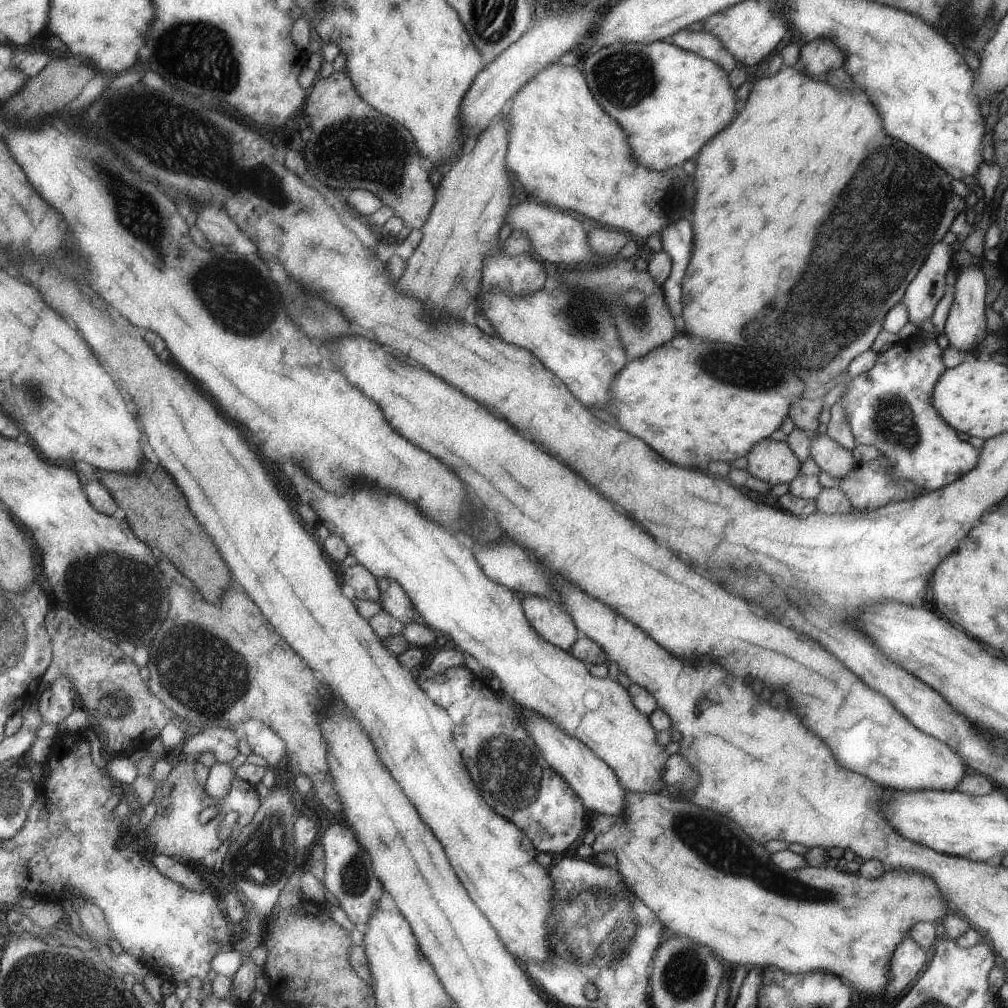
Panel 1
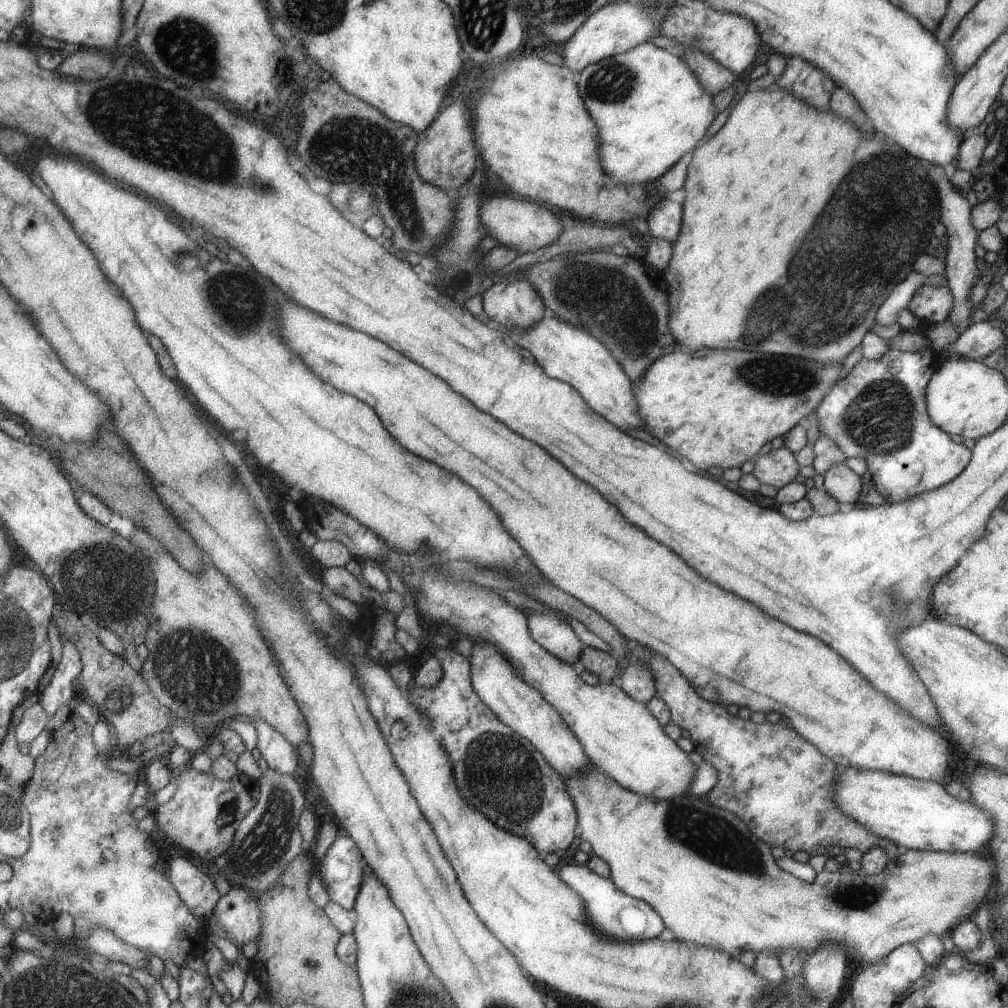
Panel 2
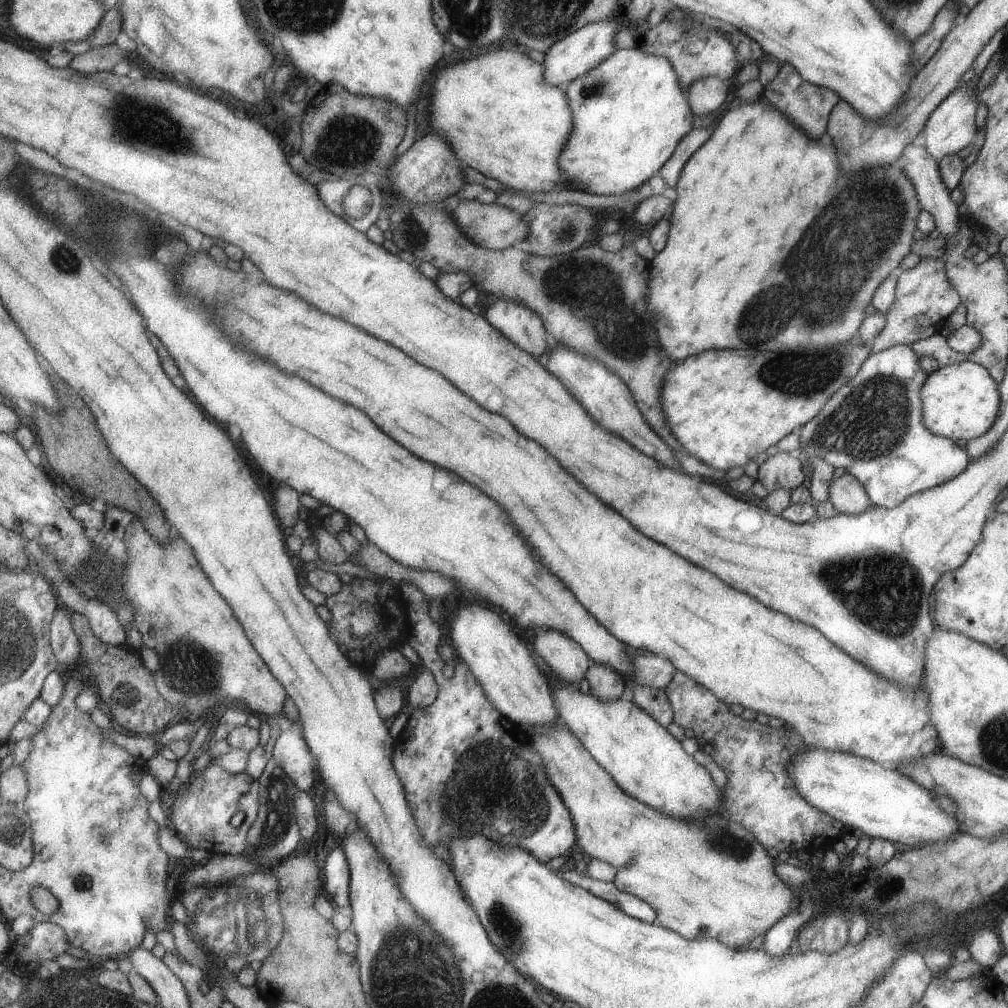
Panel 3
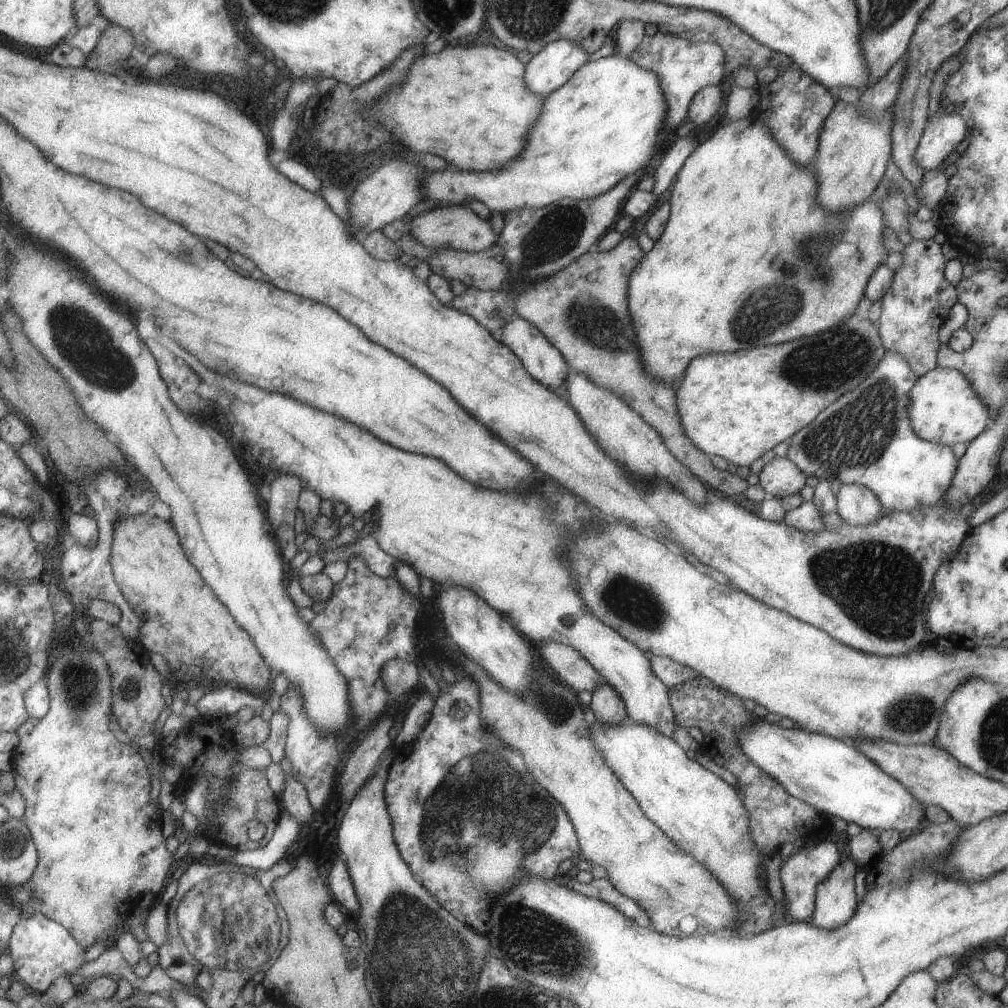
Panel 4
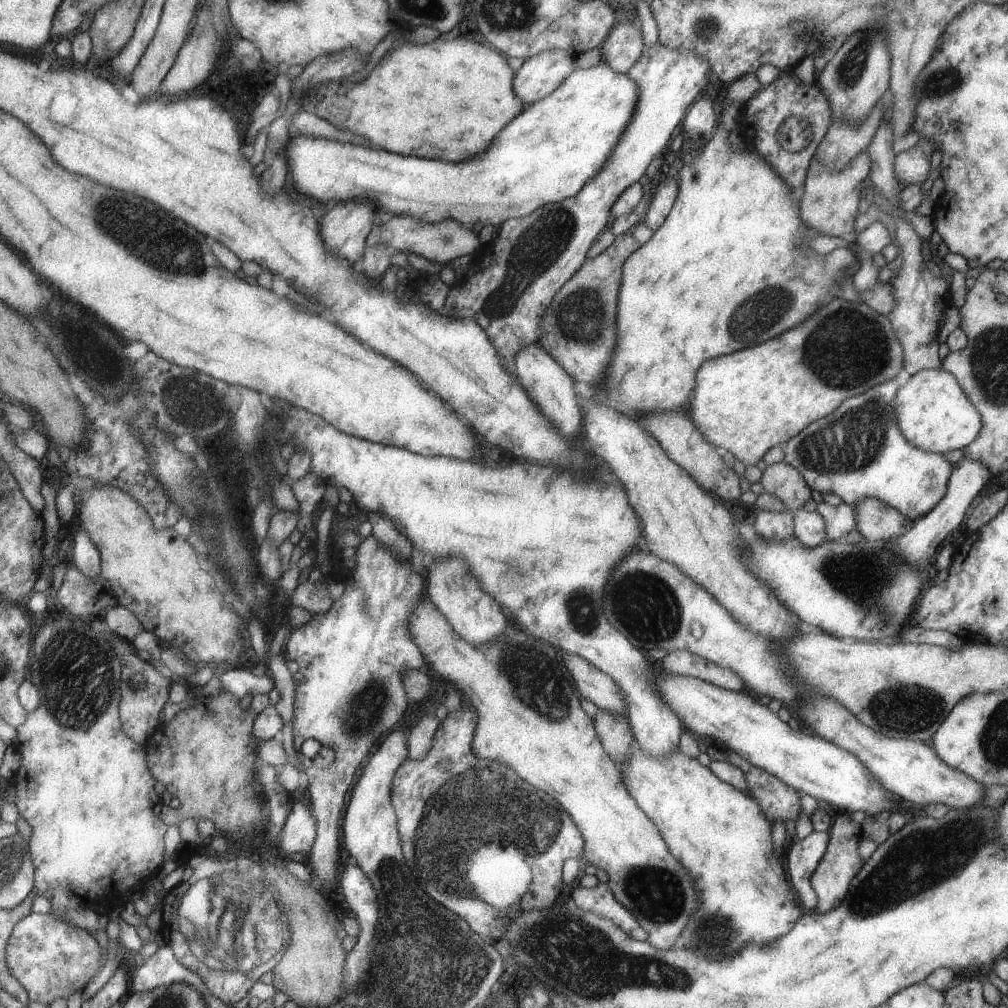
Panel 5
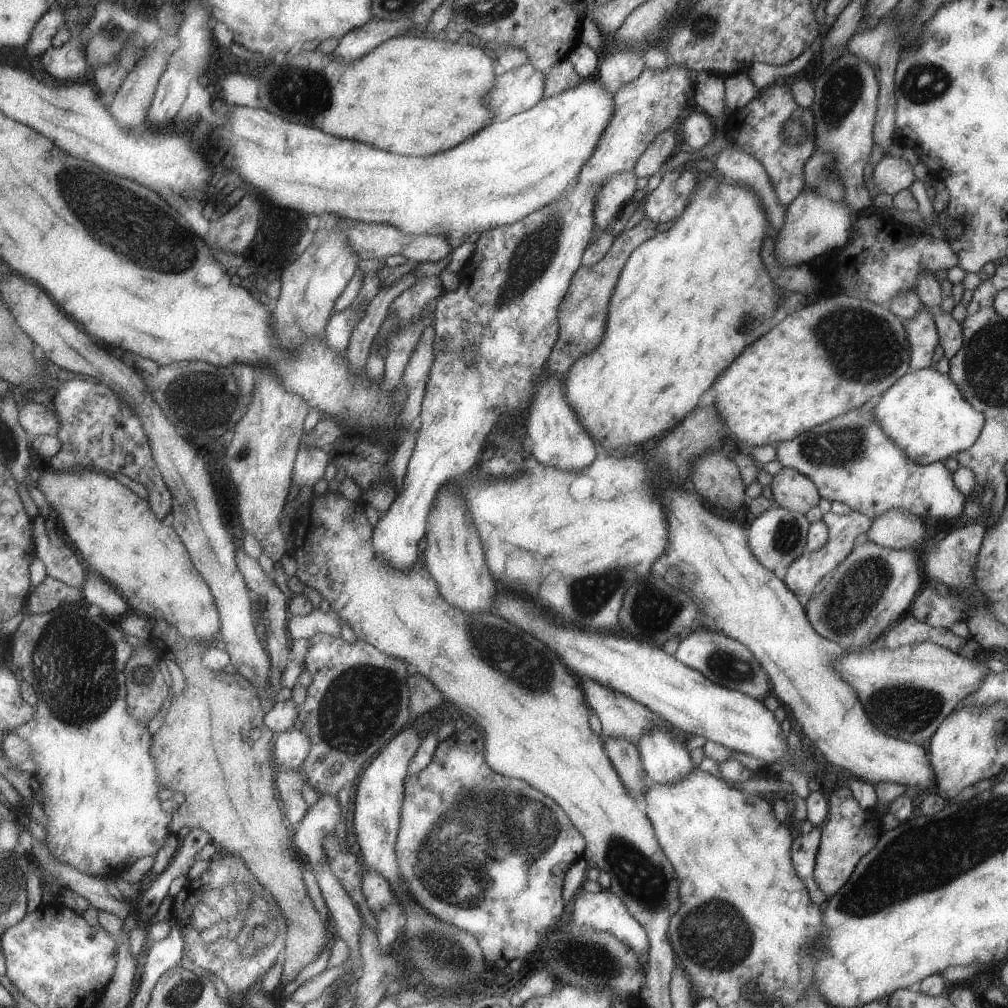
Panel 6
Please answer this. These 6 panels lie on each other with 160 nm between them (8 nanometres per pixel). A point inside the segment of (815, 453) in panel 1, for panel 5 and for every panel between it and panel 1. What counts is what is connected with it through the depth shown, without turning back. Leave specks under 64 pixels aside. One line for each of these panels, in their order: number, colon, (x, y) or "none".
2: (840, 483)
3: (846, 494)
4: (856, 505)
5: (876, 521)

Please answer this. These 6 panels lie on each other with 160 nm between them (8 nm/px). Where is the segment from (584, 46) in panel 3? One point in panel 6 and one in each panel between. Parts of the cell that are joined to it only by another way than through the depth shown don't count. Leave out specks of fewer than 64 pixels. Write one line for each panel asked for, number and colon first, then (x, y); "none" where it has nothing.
4: (554, 64)
5: (538, 75)
6: (513, 92)

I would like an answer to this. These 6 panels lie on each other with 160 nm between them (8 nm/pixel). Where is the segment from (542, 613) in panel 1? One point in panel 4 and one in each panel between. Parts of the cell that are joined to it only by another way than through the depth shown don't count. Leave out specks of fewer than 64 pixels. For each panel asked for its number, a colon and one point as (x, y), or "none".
2: (553, 634)
3: (564, 658)
4: (571, 668)

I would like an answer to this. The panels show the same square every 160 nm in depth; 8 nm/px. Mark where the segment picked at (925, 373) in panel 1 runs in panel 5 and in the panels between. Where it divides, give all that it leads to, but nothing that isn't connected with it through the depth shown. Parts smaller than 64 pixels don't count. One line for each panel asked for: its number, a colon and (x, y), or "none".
2: (877, 412)
3: (871, 427)
4: (864, 438)
5: (857, 452)

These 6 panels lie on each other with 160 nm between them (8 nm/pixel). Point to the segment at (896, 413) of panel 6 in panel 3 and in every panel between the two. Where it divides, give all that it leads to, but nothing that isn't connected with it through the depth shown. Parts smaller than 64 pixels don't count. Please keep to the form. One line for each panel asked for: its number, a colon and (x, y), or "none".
3: (961, 400)
4: (943, 409)
5: (933, 414)

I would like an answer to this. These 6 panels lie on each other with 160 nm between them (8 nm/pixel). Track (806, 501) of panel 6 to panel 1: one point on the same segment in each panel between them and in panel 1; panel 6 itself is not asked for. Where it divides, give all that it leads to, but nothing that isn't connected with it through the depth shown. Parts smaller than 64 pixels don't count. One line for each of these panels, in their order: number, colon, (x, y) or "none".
1: (773, 462)
2: (778, 467)
3: (783, 470)
4: (780, 477)
5: (781, 480)

